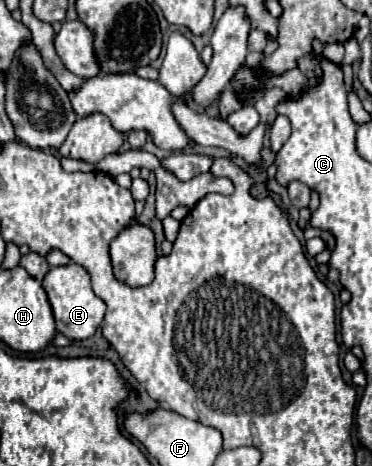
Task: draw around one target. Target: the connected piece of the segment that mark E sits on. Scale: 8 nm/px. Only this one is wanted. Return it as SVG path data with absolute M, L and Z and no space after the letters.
M70 262L66 266L52 268L44 276L42 288L46 290L48 302L52 306L54 320L56 320L56 330L62 332L66 338L70 338L70 340L86 340L102 324L102 318L104 318L104 312L106 312L106 304L104 304L102 298L98 298L94 294L90 274L80 264Z

